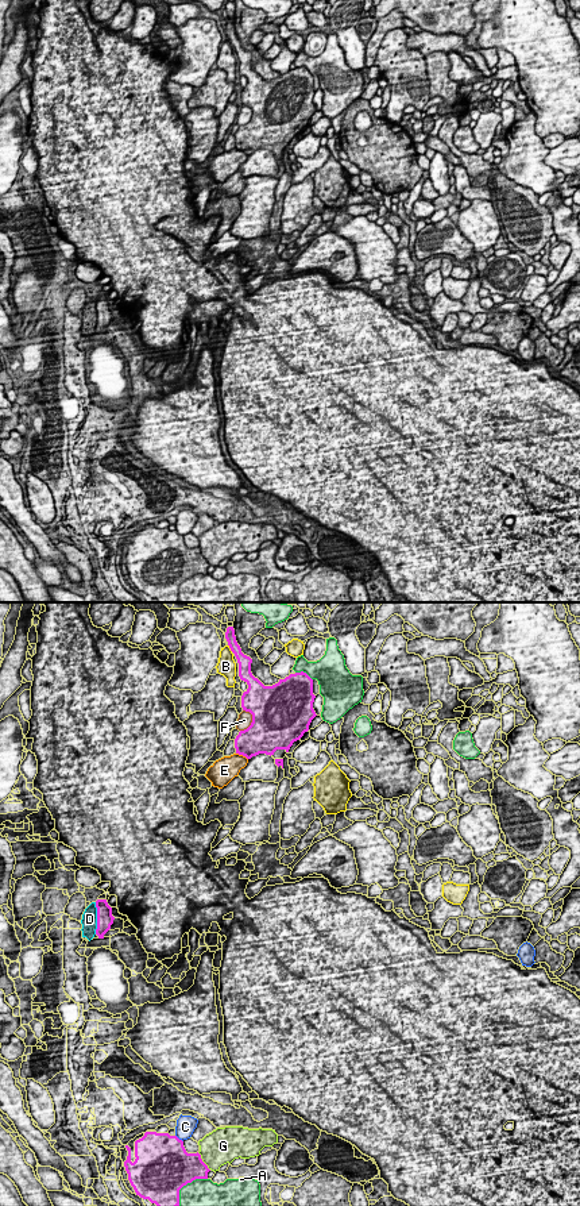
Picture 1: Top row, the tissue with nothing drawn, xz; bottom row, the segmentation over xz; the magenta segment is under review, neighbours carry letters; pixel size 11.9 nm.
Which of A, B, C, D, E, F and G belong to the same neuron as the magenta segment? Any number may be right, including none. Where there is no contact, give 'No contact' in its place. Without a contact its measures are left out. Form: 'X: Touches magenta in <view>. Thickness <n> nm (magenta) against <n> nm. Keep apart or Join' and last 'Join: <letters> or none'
A: Touches magenta in xz. Thickness 400 nm (magenta) against 280 nm. Keep apart
B: Touches magenta in xz. Thickness 160 nm (magenta) against 220 nm. Keep apart
C: Touches magenta in xz. Thickness 500 nm (magenta) against 220 nm. Keep apart
D: Touches magenta in xz. Thickness 190 nm (magenta) against 190 nm. Keep apart
E: Touches magenta in xz. Thickness 360 nm (magenta) against 280 nm. Keep apart
F: Touches magenta in xz. Thickness 550 nm (magenta) against 170 nm. Keep apart
G: Touches magenta in xz. Thickness 380 nm (magenta) against 420 nm. Keep apart
Join: none

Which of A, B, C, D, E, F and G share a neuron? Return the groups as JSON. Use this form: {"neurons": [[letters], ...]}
{"neurons": [["A"], ["B"], ["C"], ["D"], ["E"], ["F"], ["G"]]}

